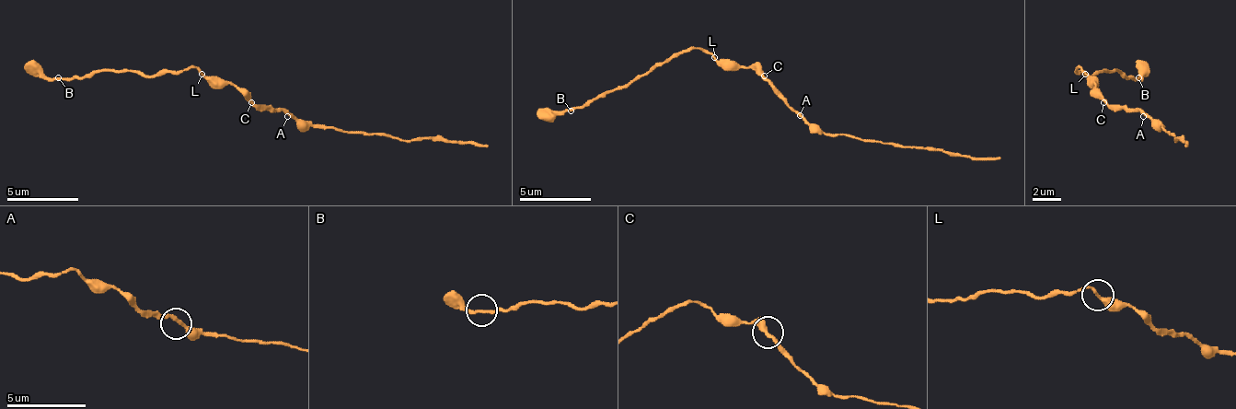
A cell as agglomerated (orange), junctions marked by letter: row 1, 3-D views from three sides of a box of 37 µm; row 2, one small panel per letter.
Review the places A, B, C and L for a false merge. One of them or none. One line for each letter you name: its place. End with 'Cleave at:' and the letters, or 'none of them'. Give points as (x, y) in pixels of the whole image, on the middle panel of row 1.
Cleave at: none of them

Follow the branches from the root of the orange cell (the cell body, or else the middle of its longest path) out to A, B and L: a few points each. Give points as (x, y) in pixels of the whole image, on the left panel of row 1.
A: (251, 102), (280, 109), (287, 116)
B: (251, 102), (230, 84), (212, 84), (194, 66), (151, 76), (130, 69), (58, 76)
L: (251, 102), (230, 84), (212, 84), (202, 73)

